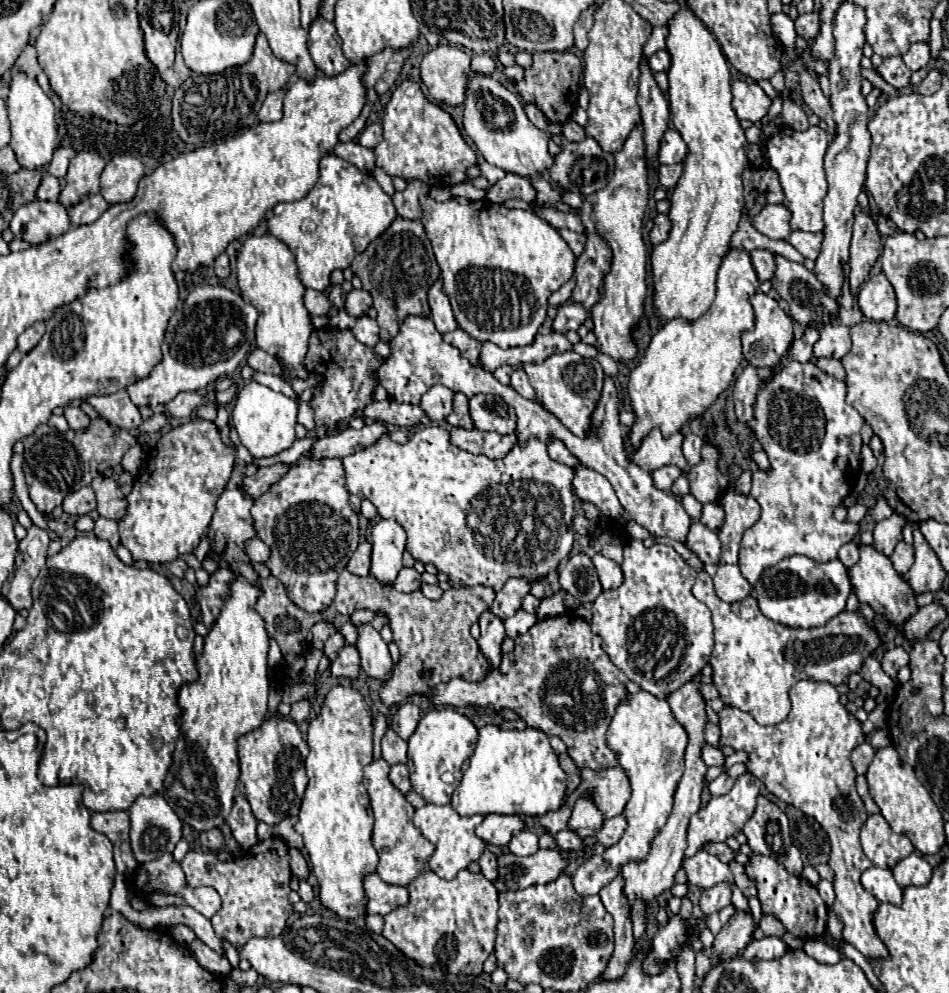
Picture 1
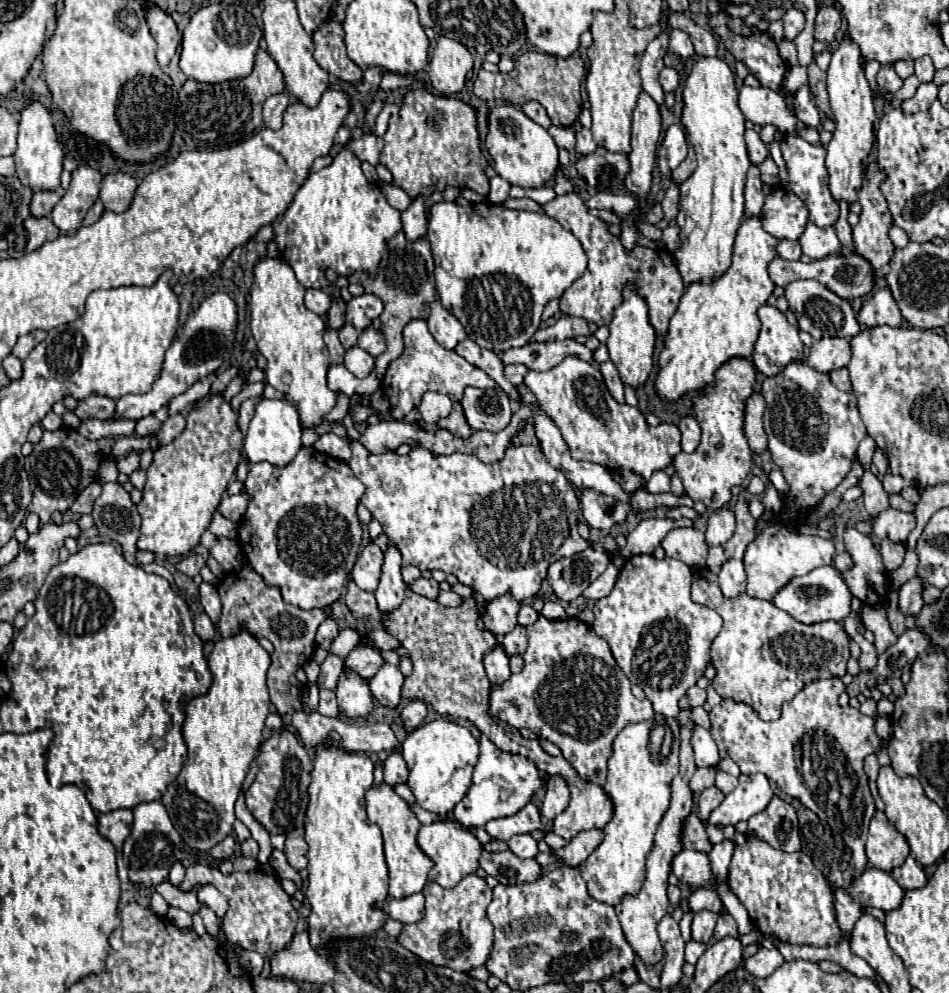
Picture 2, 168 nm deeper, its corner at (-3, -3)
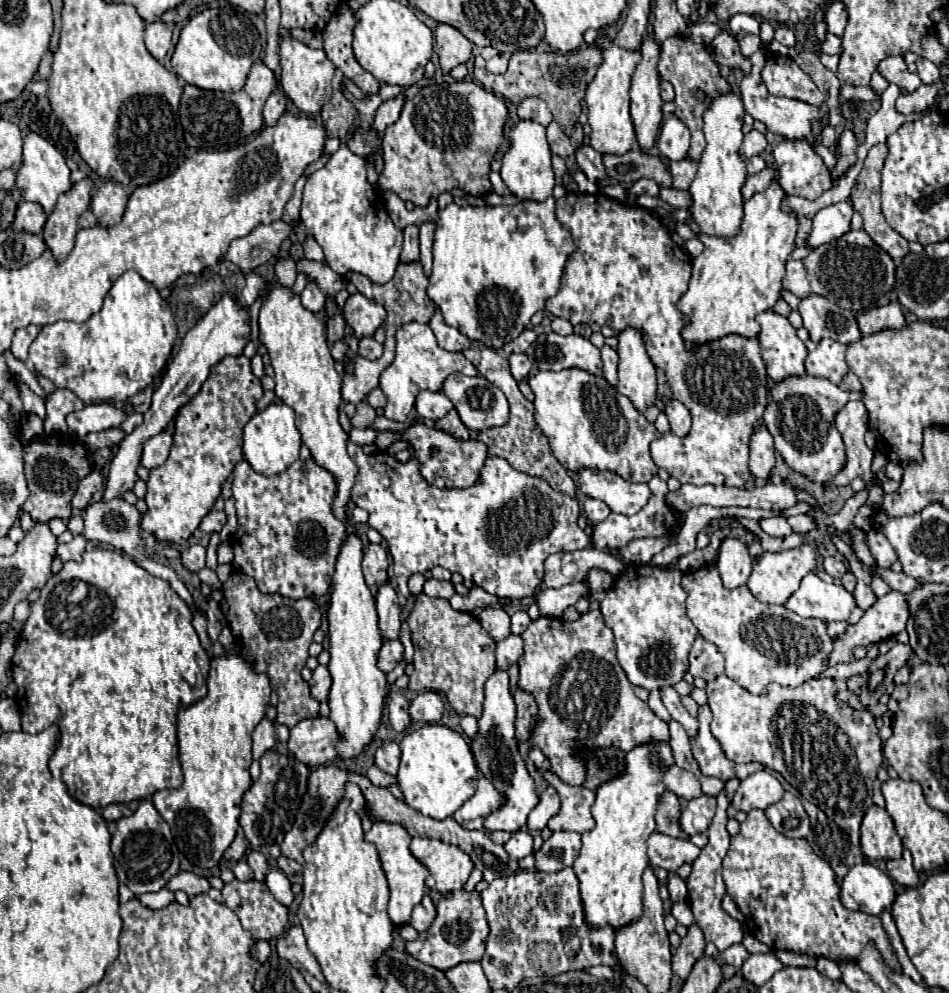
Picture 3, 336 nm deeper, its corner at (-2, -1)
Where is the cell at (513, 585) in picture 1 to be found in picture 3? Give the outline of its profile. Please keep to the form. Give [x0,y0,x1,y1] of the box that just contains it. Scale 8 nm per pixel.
[478,604,510,642]

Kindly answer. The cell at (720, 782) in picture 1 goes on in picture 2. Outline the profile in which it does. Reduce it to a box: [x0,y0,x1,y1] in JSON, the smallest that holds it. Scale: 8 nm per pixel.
[697,786,725,822]

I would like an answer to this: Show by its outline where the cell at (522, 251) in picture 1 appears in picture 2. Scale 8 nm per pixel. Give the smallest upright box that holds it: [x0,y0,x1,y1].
[427,202,587,352]

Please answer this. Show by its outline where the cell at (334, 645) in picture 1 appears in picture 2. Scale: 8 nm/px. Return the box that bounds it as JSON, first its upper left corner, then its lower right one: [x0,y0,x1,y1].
[317,654,343,690]

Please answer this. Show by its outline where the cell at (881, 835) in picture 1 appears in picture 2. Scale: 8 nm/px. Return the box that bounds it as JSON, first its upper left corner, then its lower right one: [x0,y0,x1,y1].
[865,812,909,872]

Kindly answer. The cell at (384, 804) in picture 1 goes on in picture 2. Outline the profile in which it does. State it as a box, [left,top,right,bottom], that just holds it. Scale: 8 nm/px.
[365,784,433,898]

